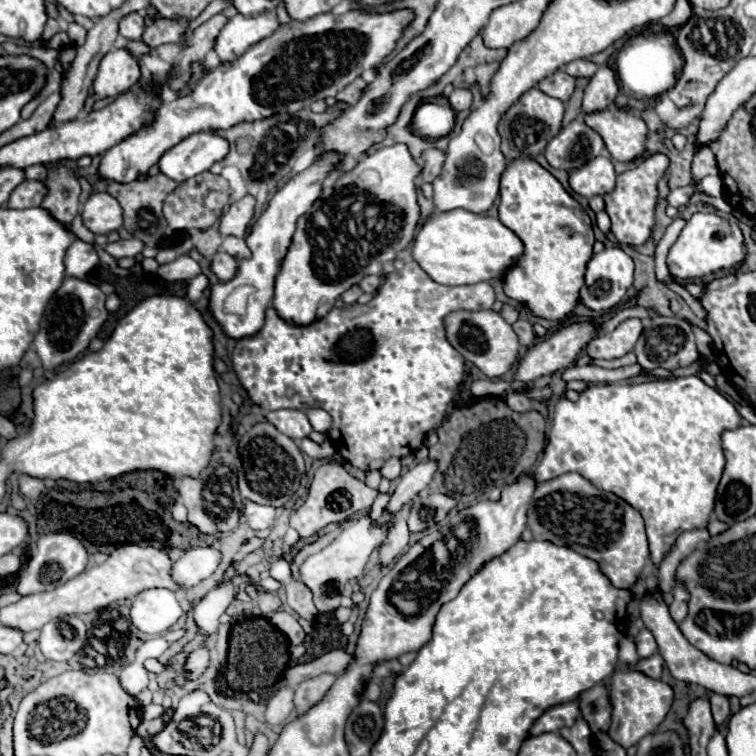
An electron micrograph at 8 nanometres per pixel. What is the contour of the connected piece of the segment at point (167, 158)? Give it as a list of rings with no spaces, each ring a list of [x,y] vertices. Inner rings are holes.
[[[192,134],[180,144],[172,146],[158,160],[158,168],[174,182],[184,182],[200,172],[210,170],[214,162],[224,160],[228,154],[228,142],[214,134]]]

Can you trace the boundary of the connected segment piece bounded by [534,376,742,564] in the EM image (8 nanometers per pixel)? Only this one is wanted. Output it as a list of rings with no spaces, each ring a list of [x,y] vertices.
[[[698,376],[656,378],[640,384],[590,384],[580,392],[576,402],[570,402],[564,396],[556,402],[548,444],[534,476],[538,482],[546,482],[566,472],[578,472],[596,488],[626,500],[642,514],[646,522],[650,558],[654,564],[660,564],[678,534],[704,528],[708,524],[708,516],[714,510],[716,486],[724,470],[720,434],[724,430],[736,430],[740,424],[742,418],[736,406],[716,388],[704,384]]]

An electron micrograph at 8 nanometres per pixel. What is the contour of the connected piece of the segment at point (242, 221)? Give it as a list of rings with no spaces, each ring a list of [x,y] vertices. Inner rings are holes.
[[[244,196],[244,198],[232,202],[220,220],[220,232],[244,238],[248,224],[254,216],[254,202],[256,200],[252,200],[252,196]]]

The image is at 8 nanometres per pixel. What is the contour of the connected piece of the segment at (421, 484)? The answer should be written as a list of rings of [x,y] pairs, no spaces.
[[[426,460],[426,462],[416,464],[414,468],[410,468],[406,474],[402,474],[400,482],[398,482],[398,486],[388,502],[388,512],[390,514],[398,512],[402,504],[410,502],[420,490],[424,490],[430,484],[434,472],[436,472],[436,462]]]

